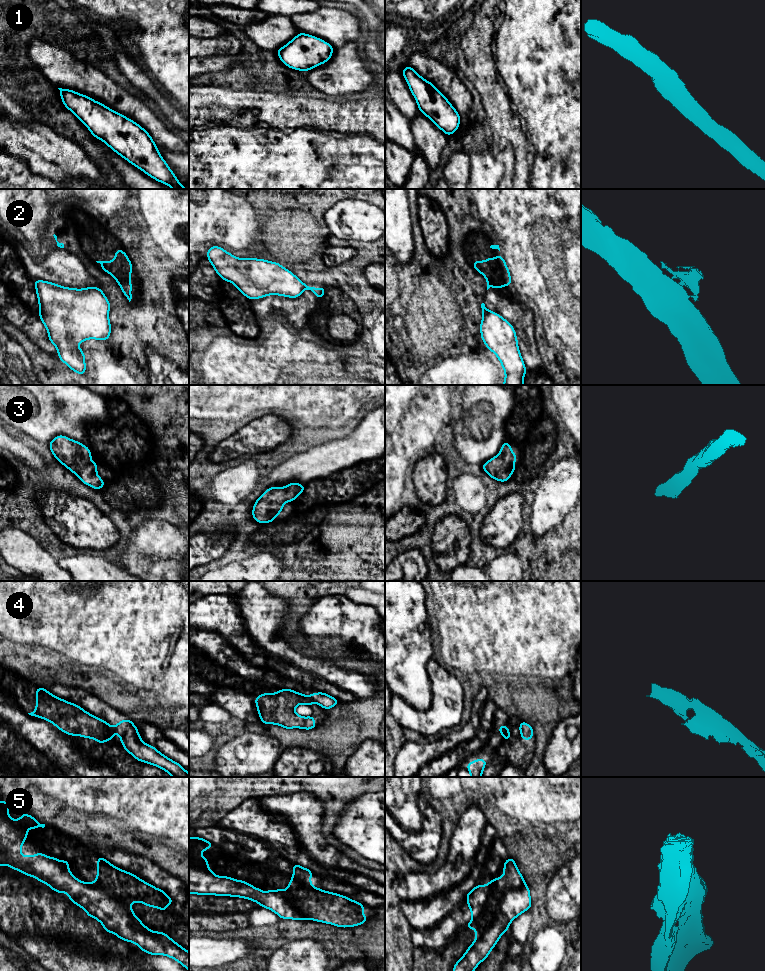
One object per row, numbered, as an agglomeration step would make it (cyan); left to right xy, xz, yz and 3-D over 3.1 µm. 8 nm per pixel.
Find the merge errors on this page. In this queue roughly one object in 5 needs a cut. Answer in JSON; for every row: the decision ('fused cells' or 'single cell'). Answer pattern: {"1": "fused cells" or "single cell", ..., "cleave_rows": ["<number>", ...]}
{"1": "single cell", "2": "fused cells", "3": "single cell", "4": "single cell", "5": "fused cells", "cleave_rows": ["2", "5"]}

